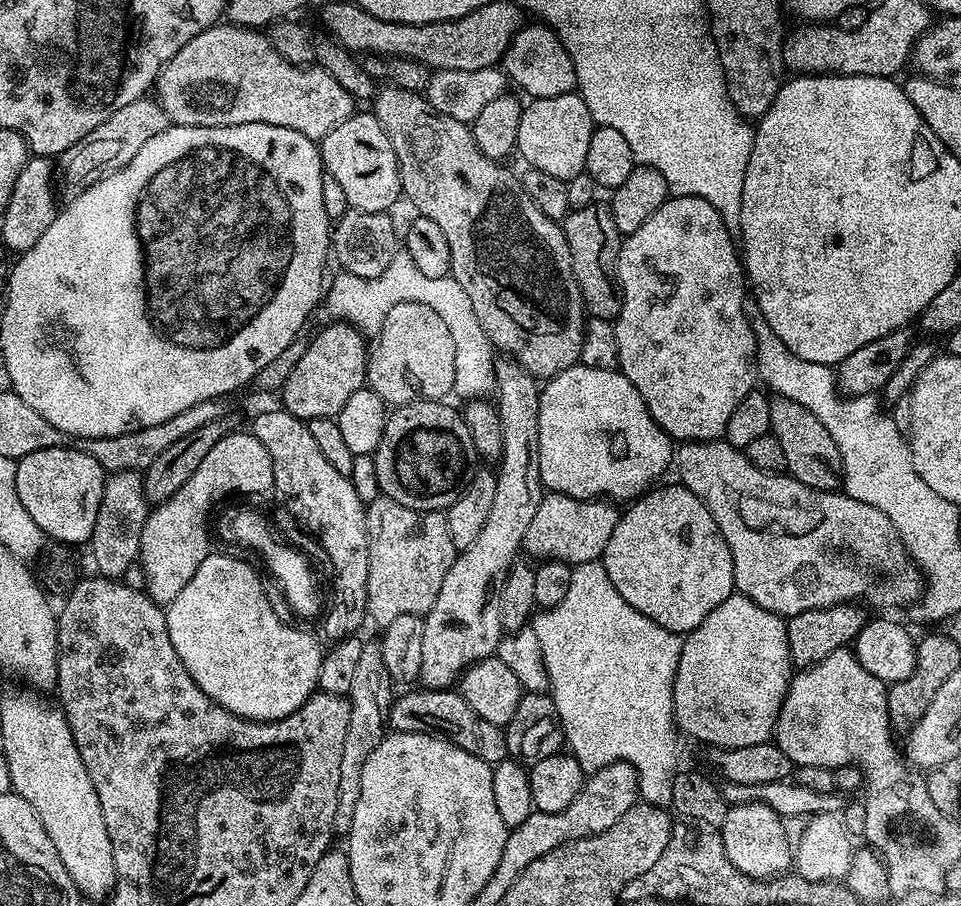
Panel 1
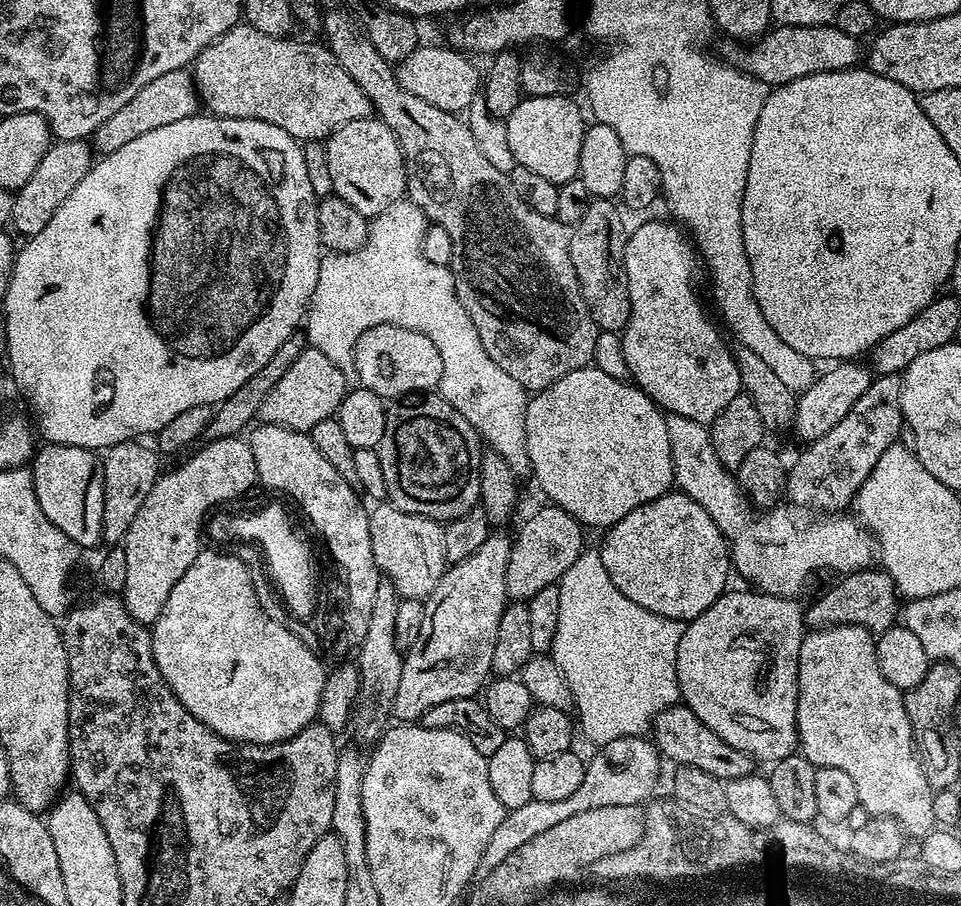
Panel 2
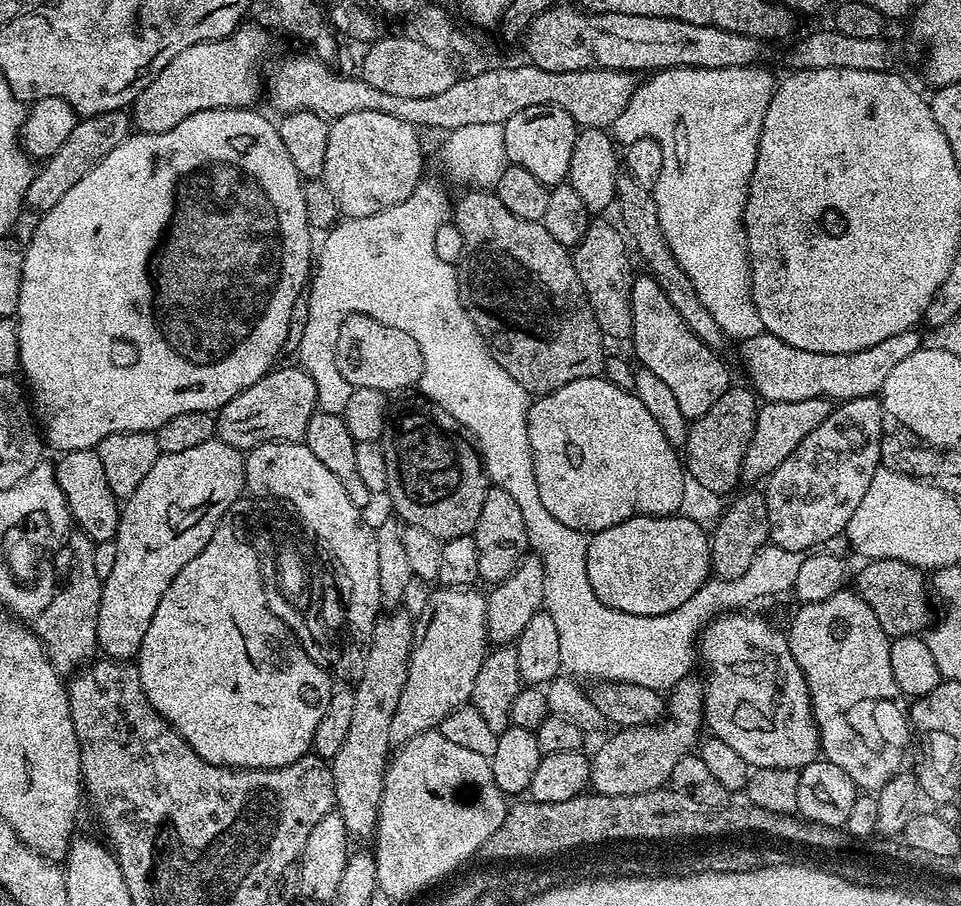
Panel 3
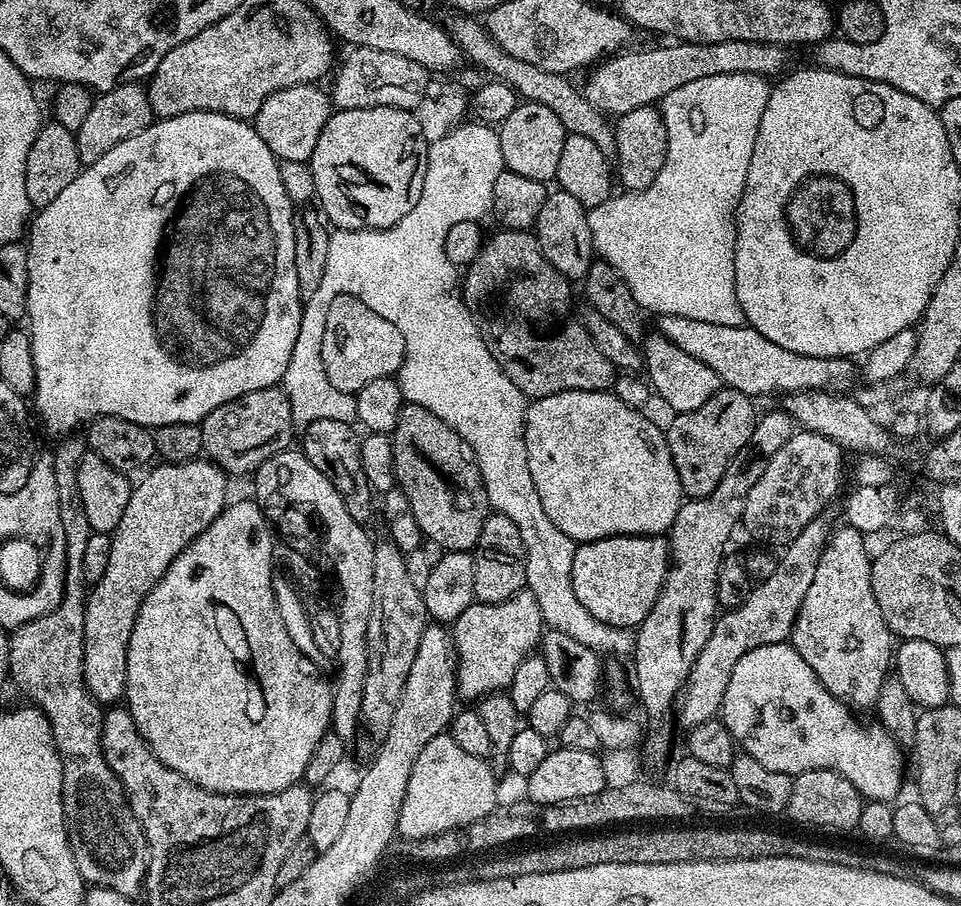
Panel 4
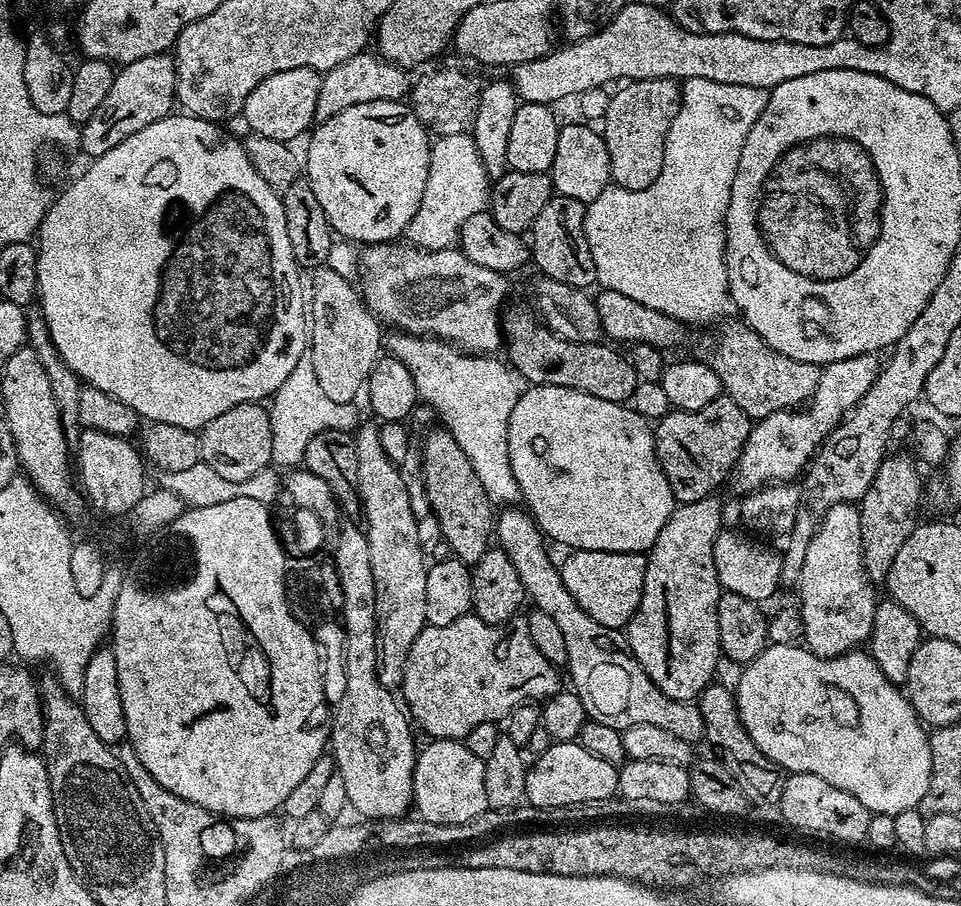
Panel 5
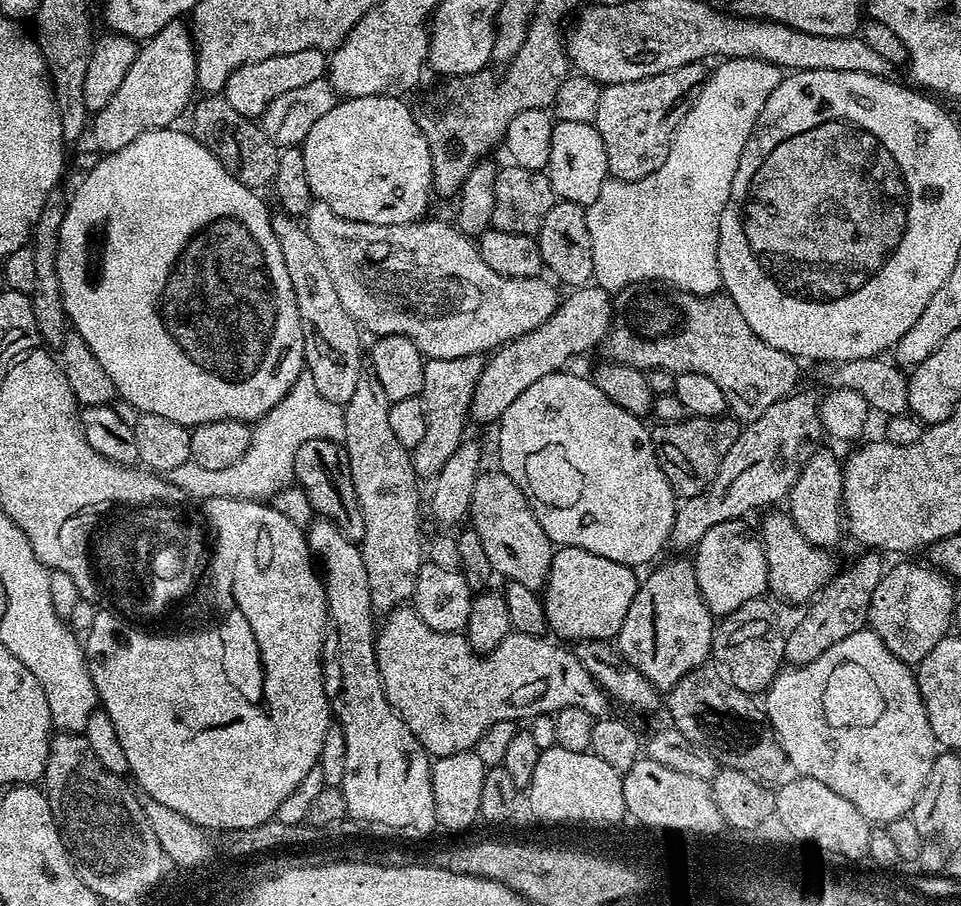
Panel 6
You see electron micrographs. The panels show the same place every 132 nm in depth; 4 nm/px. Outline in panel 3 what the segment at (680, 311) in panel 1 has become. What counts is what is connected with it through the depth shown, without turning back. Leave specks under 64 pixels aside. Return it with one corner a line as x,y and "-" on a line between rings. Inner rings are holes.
651,274
643,275
637,275
632,282
634,330
630,347
636,351
636,356
640,359
639,363
648,368
650,374
654,374
657,378
662,378
662,382
666,382
668,389
674,393
674,399
677,400
684,416
695,418
706,414
706,410
710,410
710,406
714,406
714,402
718,402
718,398
722,398
724,391
730,387
728,368
720,361
721,357
704,345
690,330
690,326
686,326
686,322
682,322
678,310
674,310
670,298
666,298
662,286
658,286
654,277

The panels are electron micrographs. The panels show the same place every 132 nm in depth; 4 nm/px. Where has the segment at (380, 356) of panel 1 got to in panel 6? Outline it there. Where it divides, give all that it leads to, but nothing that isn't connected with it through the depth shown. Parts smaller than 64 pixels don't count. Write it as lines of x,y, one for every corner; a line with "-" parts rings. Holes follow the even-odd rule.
276,214
272,217
272,225
278,238
278,250
282,250
282,262
286,262
286,274
290,274
290,286
294,286
298,302
306,370
324,397
335,404
346,405
354,394
358,374
362,371
361,329
352,321
350,314
346,314
346,306
342,306
334,290
330,270
326,270
326,262
322,262
318,246
314,246
314,238
310,238
303,223
287,214

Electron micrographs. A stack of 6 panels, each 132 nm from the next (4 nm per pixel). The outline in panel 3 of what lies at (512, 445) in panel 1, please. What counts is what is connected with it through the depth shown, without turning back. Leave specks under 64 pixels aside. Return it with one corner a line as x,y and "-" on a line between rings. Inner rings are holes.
443,586
437,587
430,594
430,598
426,602
426,610
422,617
422,623
419,625
418,635
415,637
412,645
412,653
410,654
410,662
408,663
408,673
406,674
406,686
402,686
402,698
398,698
398,710
394,710
394,722
390,722
390,742
393,746
399,746
410,738
414,738
423,732
431,732
439,729
440,723
446,718
446,714
450,714
456,708
461,708
463,704
467,704
471,698
471,690
474,689
474,680
478,675
478,670
481,669
485,656
490,651
490,641
488,638
488,619
486,618
486,610
488,609
488,597
482,591
479,592
479,587
469,586
467,588
446,588

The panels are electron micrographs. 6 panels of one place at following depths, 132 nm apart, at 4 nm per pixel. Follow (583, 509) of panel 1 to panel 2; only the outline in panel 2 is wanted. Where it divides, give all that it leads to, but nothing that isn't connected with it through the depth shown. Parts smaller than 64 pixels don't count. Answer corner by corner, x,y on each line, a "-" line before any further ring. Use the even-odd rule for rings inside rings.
555,506
547,507
538,509
517,532
514,532
510,558
506,566
506,594
509,601
527,602
534,598
534,594
538,594
538,590
546,590
546,586
551,584
559,585
562,574
566,574
566,570
570,570
570,566
574,566
580,553
585,551
585,529
580,523
570,514
566,514
566,510

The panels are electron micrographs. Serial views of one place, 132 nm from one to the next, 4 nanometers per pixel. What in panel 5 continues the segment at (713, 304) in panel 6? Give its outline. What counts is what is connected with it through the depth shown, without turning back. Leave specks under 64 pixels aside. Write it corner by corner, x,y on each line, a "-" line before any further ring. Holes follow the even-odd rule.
729,319
724,326
712,340
710,363
714,374
718,374
723,391
738,402
738,406
742,406
748,417
753,421
761,420
775,412
795,409
811,400
818,386
821,365
786,358
786,354
762,342
759,334
739,319

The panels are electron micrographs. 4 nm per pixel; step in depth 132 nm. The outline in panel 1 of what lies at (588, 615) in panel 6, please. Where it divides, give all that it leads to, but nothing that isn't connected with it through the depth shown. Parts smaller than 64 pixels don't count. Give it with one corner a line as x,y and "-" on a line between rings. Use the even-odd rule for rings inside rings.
679,482
660,487
653,487
621,511
614,534
610,534
610,542
606,542
602,563
606,574
610,574
610,582
614,582
614,590
618,590
634,610
646,614
646,618
658,622
658,626
666,630
687,634
704,621
714,606
726,602
726,598
733,595
736,587
734,562
730,546
726,546
704,503

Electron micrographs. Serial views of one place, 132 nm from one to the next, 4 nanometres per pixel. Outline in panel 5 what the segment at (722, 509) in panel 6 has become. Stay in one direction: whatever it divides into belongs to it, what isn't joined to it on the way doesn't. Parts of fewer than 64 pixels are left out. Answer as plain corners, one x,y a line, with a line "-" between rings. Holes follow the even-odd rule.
869,354
825,364
818,378
818,386
806,406
799,410
775,412
755,421
730,476
730,484
733,484
740,494
747,494
773,482
795,481
812,463
813,456
820,451
825,438
860,403
866,390
874,386
882,371
880,359
879,355

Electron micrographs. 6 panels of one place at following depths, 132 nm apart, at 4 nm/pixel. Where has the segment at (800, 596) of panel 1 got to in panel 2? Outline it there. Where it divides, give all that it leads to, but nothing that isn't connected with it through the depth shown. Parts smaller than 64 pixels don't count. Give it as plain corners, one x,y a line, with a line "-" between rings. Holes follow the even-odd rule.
669,415
666,434
670,434
675,487
694,498
694,502
714,518
718,530
728,542
730,564
735,575
737,572
742,579
749,580
753,589
771,596
796,598
815,572
847,574
873,563
872,533
859,519
848,517
848,514
824,514
813,524
800,525
784,506
773,506
761,511
756,520
753,505
736,483
735,475
718,458
711,431
705,425
690,418

